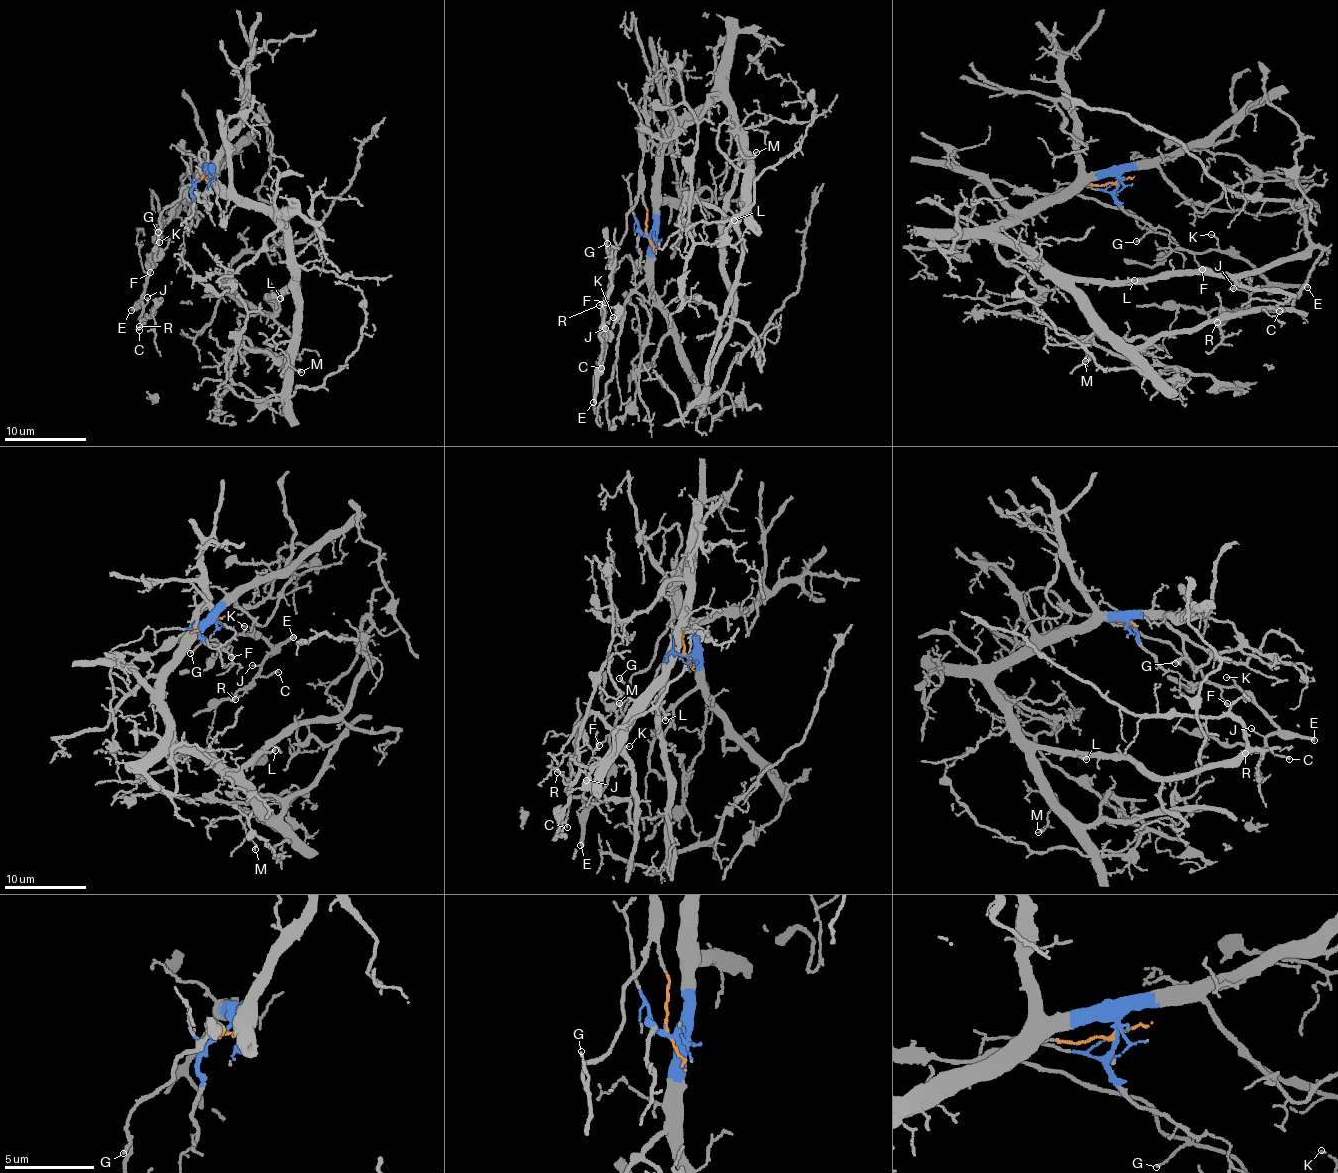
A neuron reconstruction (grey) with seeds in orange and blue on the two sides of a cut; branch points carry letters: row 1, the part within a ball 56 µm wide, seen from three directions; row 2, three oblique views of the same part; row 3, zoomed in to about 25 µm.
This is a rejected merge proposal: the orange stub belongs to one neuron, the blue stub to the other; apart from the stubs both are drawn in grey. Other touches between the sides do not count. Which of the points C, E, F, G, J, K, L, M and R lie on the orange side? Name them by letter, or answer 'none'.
C, E, F, G, J, K, R

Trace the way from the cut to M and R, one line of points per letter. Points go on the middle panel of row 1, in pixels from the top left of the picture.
M: (646, 235), (656, 226), (658, 157), (714, 101), (729, 108), (749, 157), (736, 169), (731, 161), (757, 152)
R: (646, 235), (641, 193), (627, 230), (608, 250), (601, 363), (599, 304)

